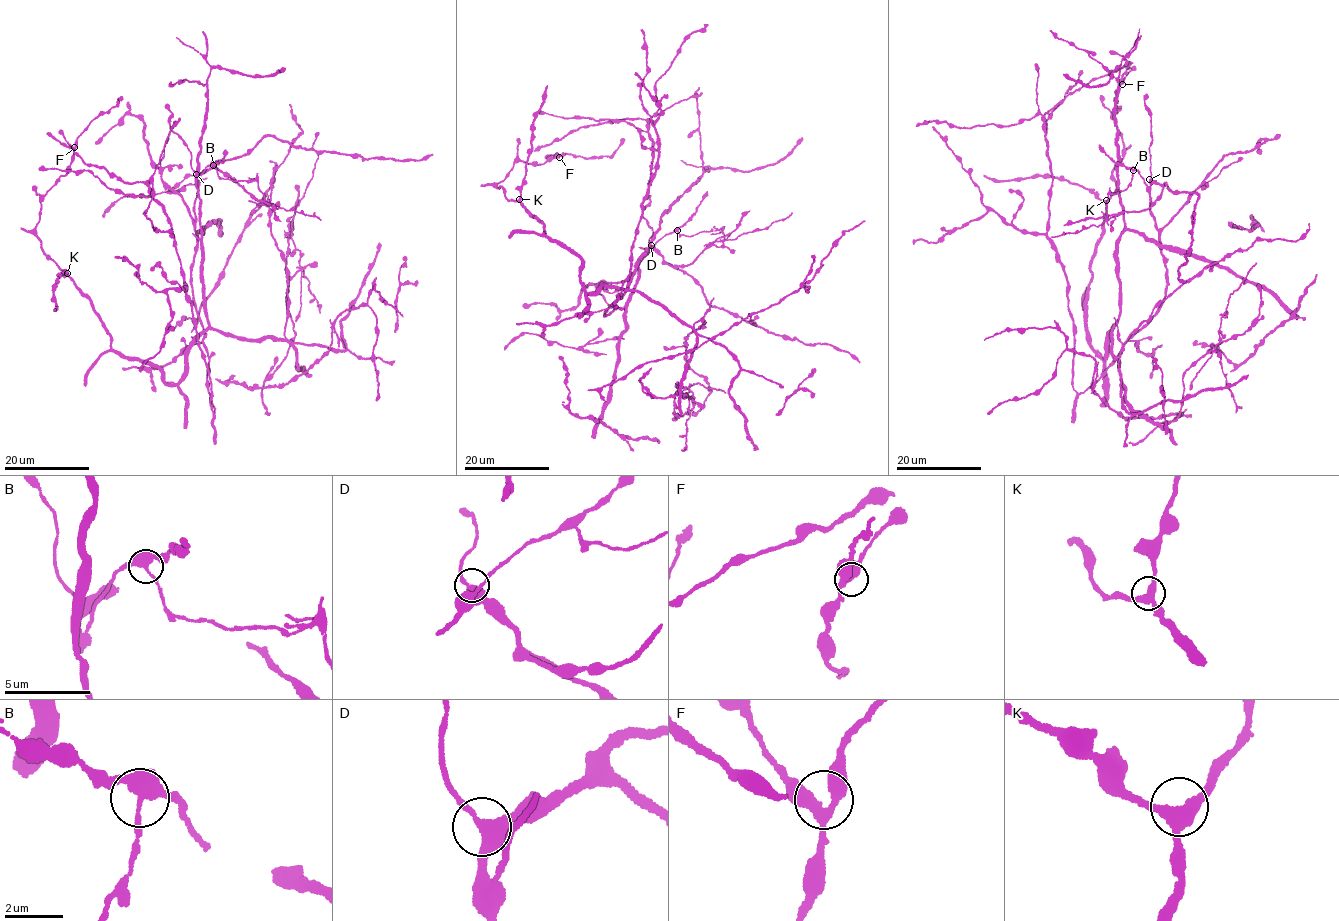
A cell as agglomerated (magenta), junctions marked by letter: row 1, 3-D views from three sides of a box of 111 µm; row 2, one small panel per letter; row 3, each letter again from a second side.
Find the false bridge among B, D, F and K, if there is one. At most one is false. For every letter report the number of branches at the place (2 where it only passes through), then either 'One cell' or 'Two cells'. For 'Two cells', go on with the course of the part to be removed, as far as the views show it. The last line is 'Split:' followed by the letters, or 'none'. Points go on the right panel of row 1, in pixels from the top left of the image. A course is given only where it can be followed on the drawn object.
B: Branches: 3. Two cells. Course of the part to remove: (1132, 171), (1126, 189), (1110, 193), (1107, 217), (1102, 223), (1079, 232), (1051, 236)
D: Branches: 3. One cell
F: Branches: 3. One cell
K: Branches: 3. One cell
Split: B

